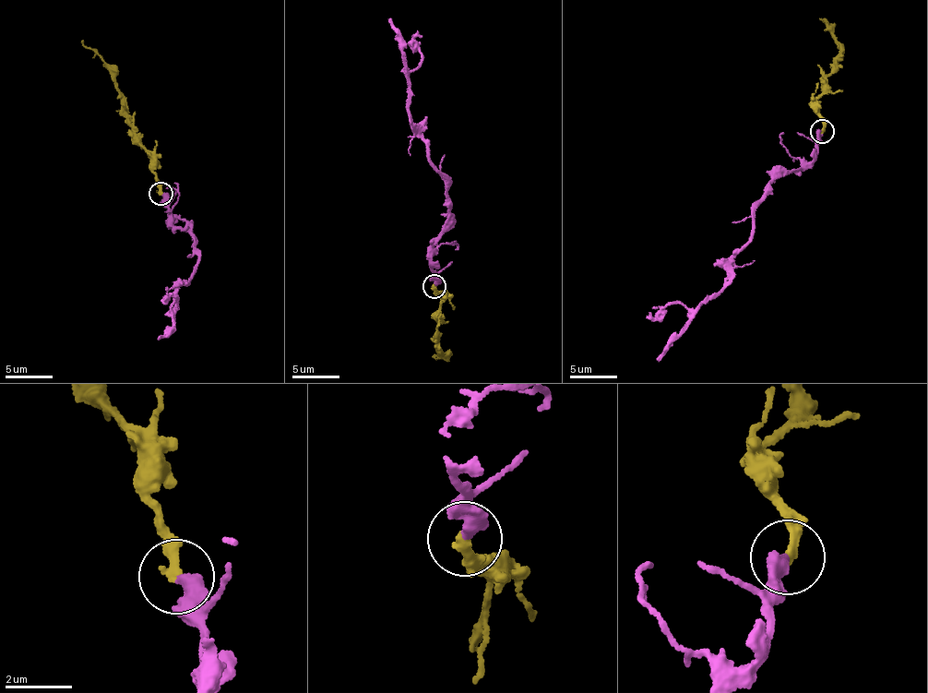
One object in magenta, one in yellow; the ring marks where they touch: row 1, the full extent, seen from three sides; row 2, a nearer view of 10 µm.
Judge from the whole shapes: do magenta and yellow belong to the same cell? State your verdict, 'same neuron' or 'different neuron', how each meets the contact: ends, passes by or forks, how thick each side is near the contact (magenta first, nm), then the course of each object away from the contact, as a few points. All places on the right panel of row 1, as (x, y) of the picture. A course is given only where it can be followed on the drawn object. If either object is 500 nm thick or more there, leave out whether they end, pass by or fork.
same neuron; magenta ends there; yellow ends there; 400 nm thick on the magenta side, 240 nm on the other; magenta runs (822, 130), (812, 161), (763, 189), (751, 235), (729, 265), (729, 281), (658, 361); yellow runs (822, 130), (814, 100), (826, 75), (839, 58), (839, 42), (835, 40), (834, 27), (818, 18)

